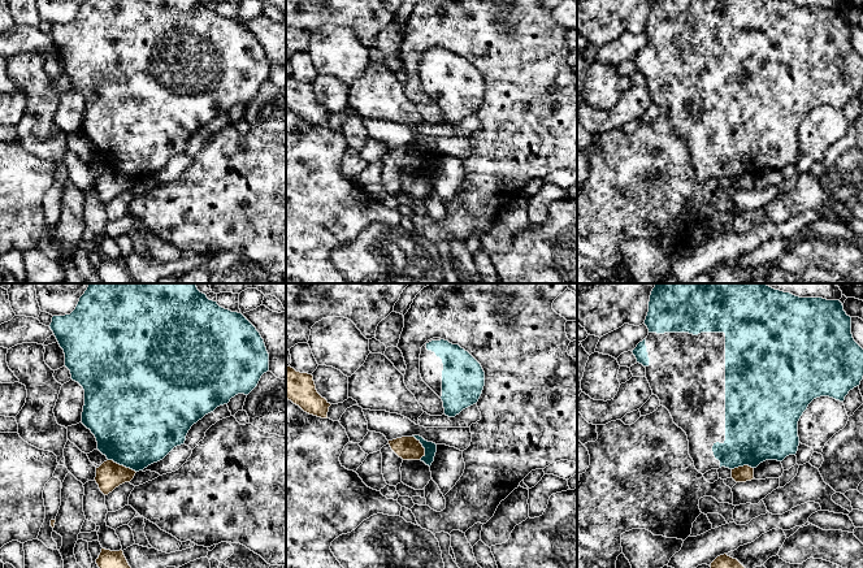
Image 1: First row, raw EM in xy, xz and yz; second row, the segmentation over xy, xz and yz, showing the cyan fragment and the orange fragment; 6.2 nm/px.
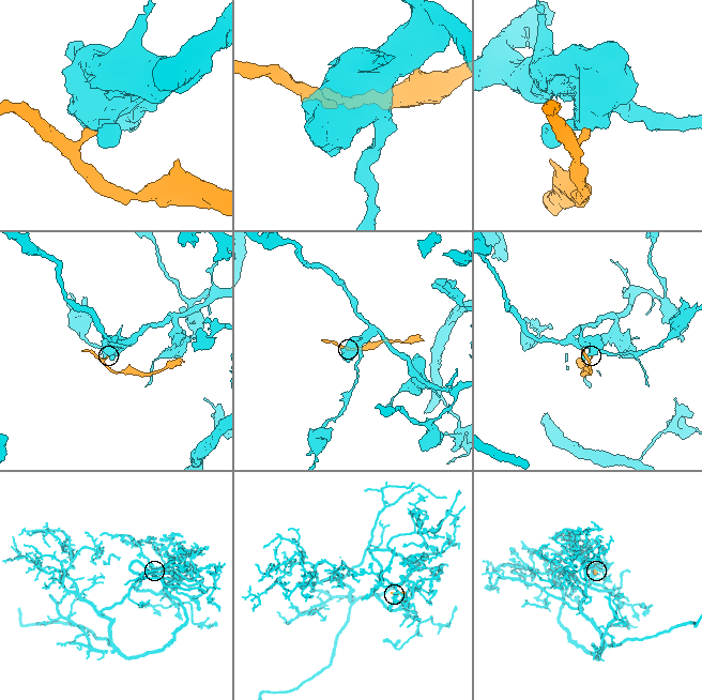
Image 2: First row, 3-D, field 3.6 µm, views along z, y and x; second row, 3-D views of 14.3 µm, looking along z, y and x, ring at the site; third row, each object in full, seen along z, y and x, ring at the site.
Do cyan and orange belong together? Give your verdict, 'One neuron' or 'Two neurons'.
Two neurons

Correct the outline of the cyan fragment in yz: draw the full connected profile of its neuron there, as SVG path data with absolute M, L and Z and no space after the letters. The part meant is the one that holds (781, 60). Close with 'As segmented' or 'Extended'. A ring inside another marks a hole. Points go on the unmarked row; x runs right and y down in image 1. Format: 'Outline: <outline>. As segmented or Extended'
Outline: M651 0L645 34L649 44L632 61L637 71L646 77L646 87L660 114L669 120L673 131L686 142L689 164L702 183L721 175L756 177L766 169L782 170L786 165L795 164L799 155L798 130L808 113L820 105L844 110L849 100L863 88L863 57L853 47L851 26L846 23L840 9L799 6L784 0Z. Extended

